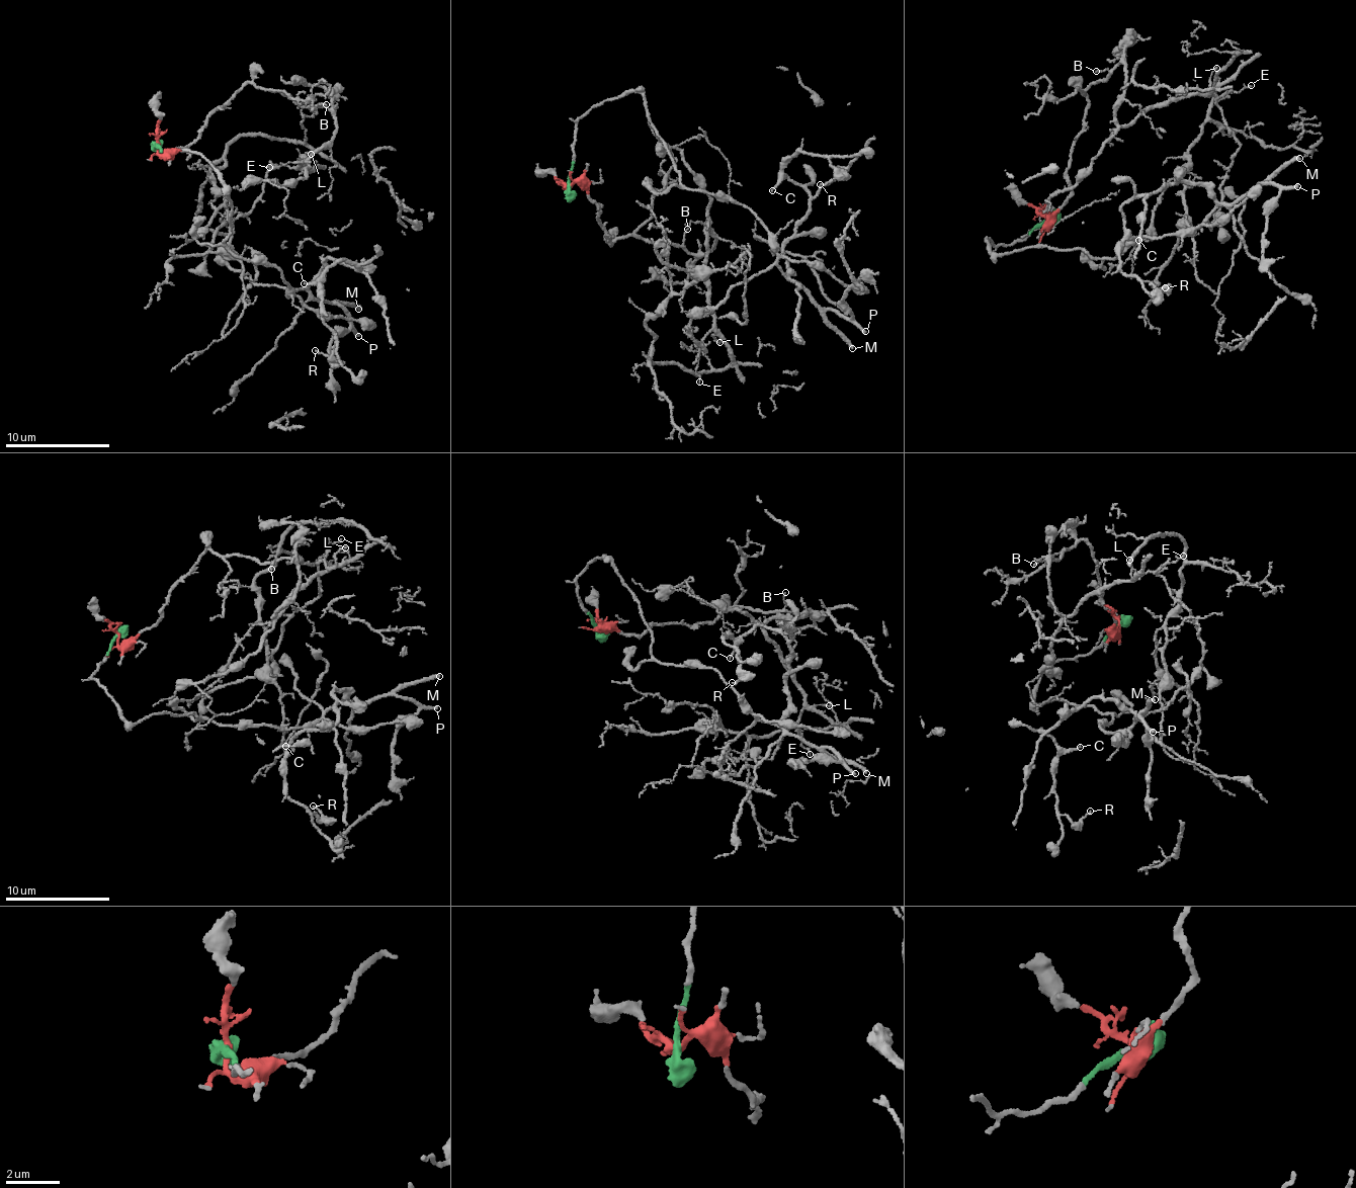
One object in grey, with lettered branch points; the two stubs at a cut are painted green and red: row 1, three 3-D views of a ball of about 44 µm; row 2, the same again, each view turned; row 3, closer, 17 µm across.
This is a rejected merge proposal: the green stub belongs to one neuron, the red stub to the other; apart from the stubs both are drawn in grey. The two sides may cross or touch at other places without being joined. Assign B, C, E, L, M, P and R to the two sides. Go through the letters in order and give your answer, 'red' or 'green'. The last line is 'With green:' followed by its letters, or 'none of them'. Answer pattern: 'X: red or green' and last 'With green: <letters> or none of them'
B: red
C: green
E: red
L: red
M: green
P: green
R: green
With green: C, M, P, R

